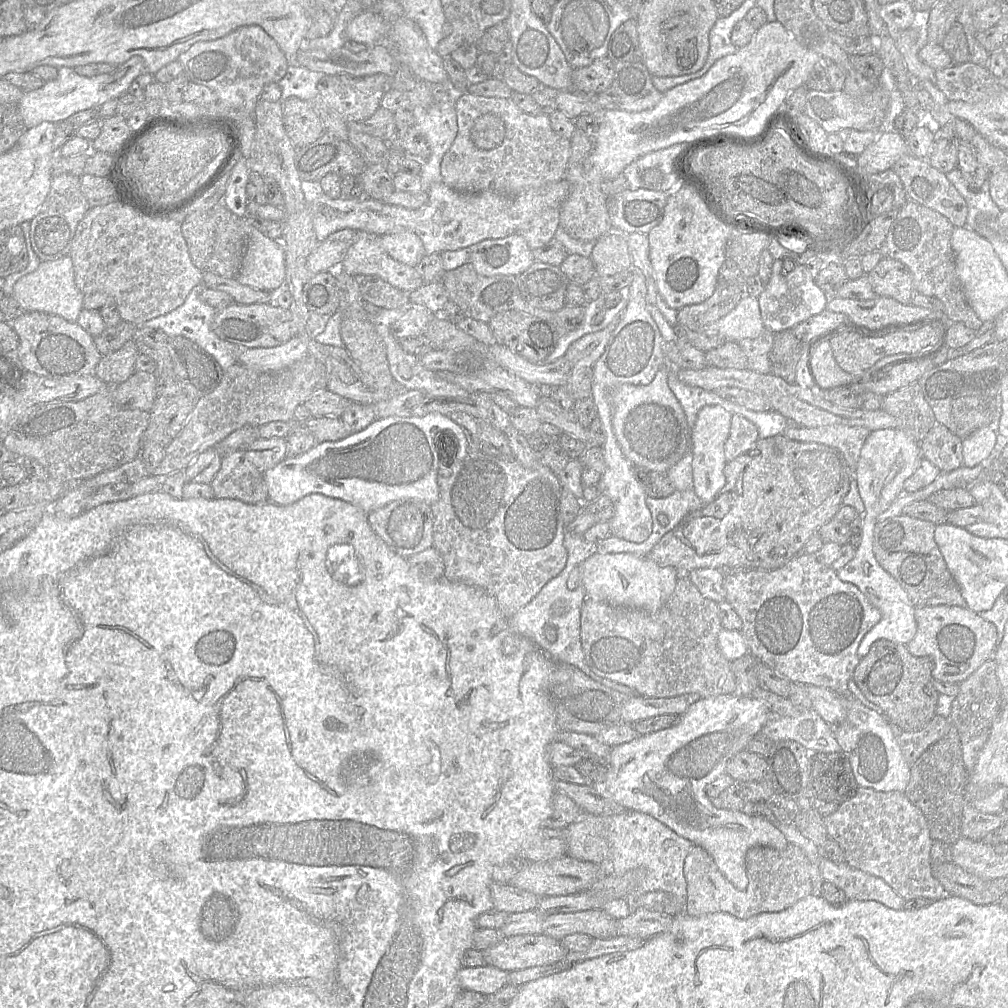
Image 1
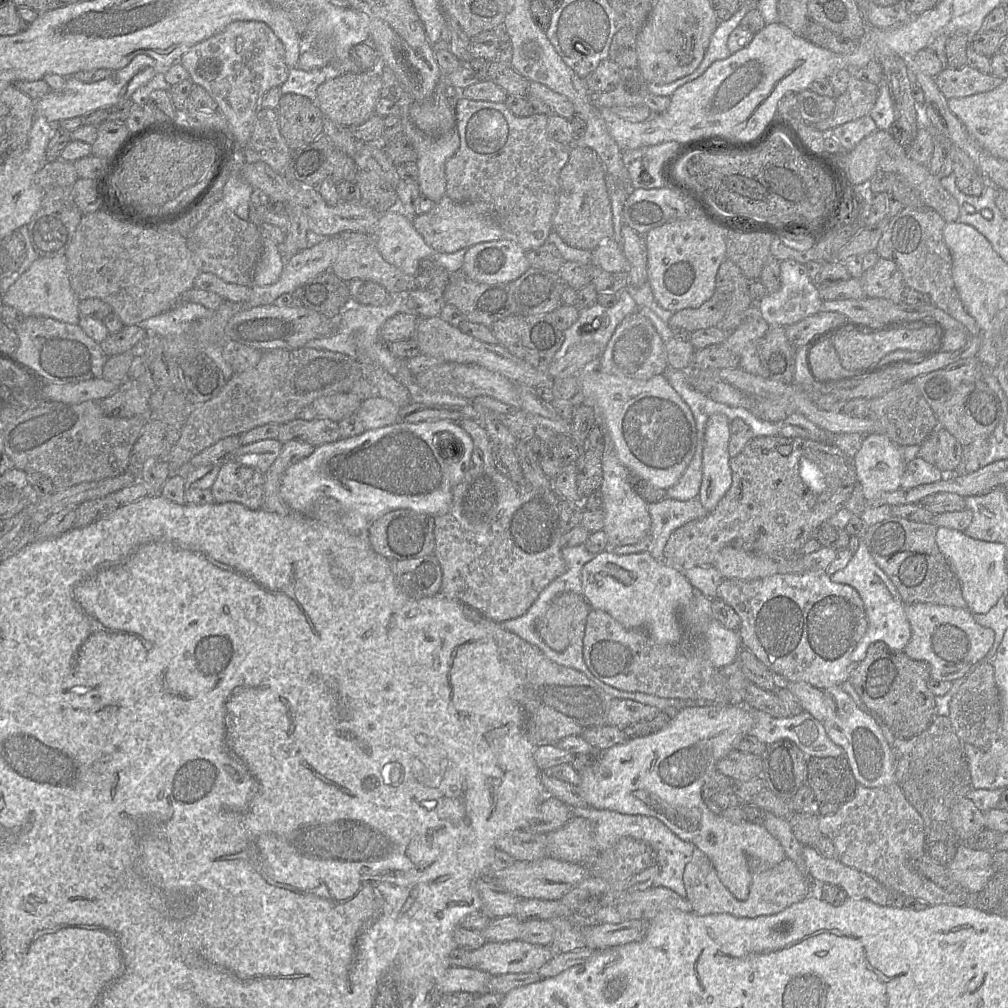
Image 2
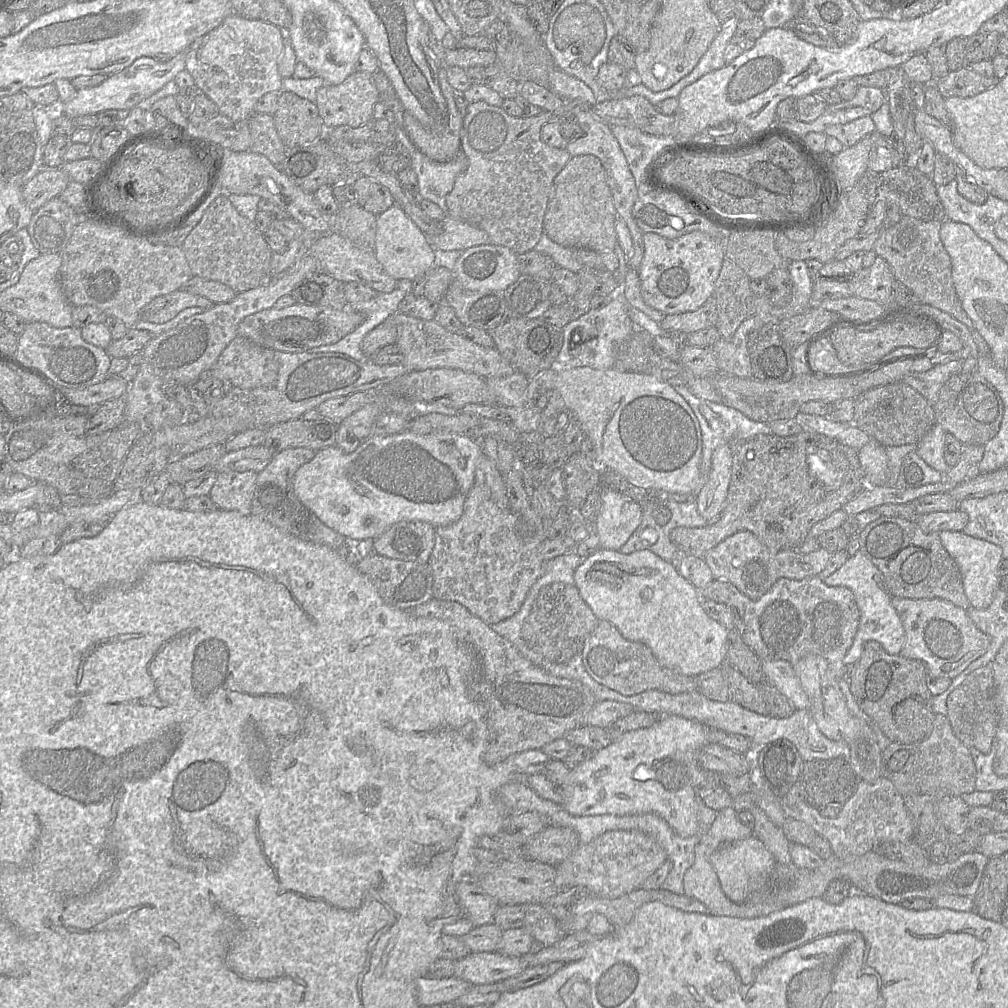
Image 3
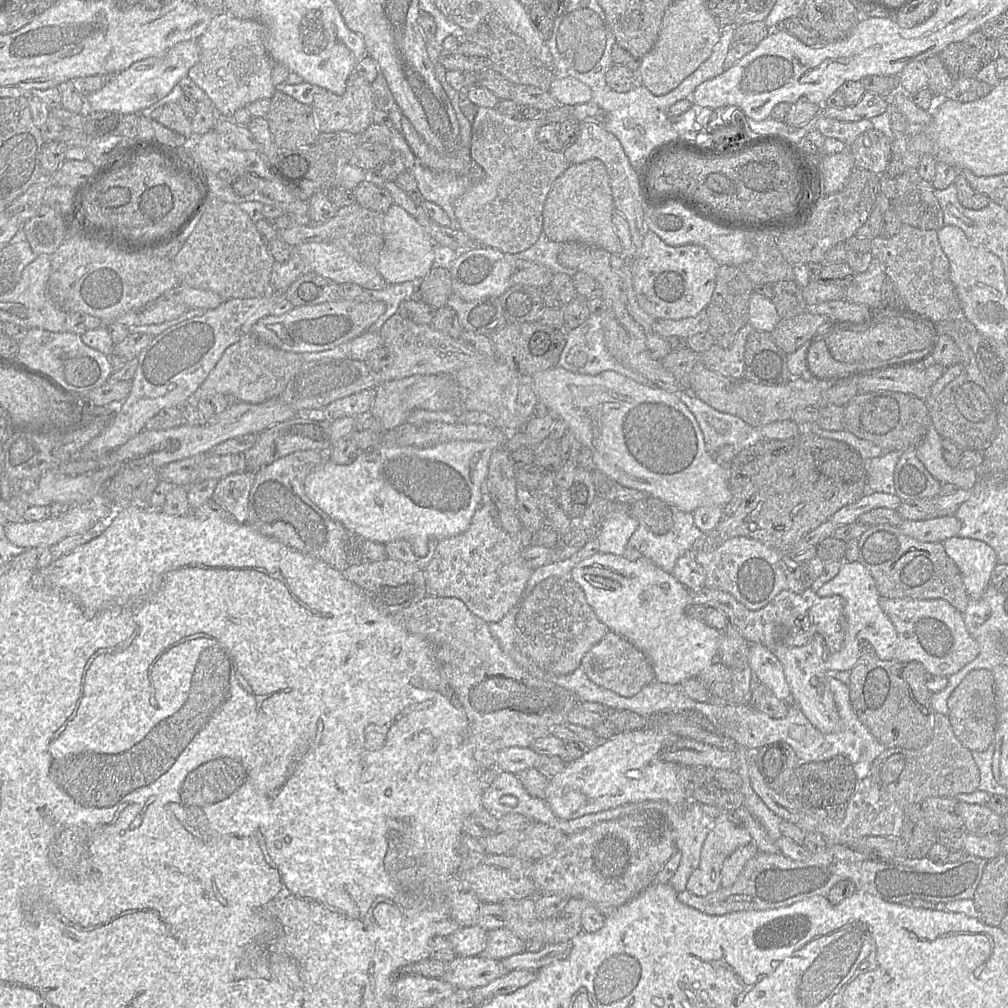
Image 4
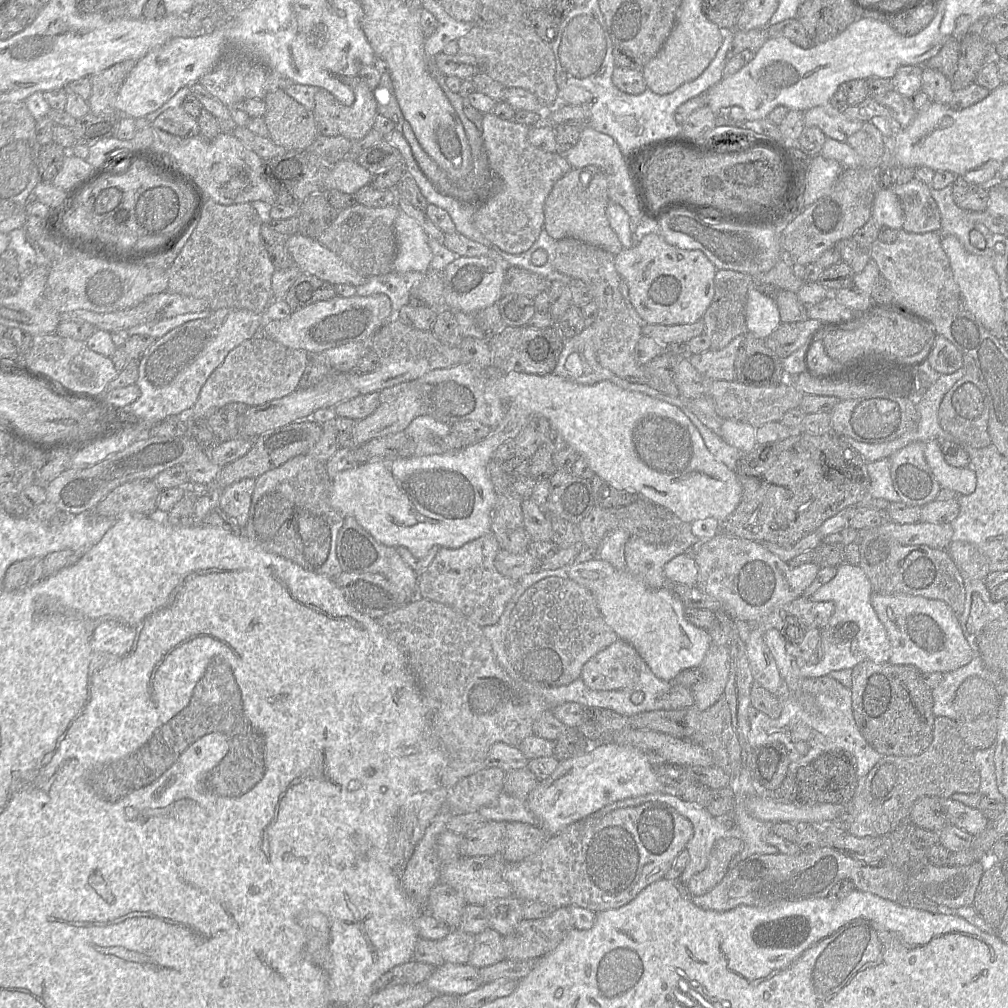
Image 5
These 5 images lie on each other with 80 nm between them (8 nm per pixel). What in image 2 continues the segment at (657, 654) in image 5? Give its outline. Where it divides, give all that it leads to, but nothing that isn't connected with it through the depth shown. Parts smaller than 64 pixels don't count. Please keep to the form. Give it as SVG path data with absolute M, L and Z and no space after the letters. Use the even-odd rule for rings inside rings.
M604 550L592 557L581 570L583 596L592 609L603 610L628 629L643 629L656 642L677 646L684 639L684 629L679 621L679 611L688 605L694 594L694 587L682 570L666 561L658 561L648 552L616 554ZM712 619L703 636L706 658L716 668L733 663L742 648L738 631L725 628L718 620Z

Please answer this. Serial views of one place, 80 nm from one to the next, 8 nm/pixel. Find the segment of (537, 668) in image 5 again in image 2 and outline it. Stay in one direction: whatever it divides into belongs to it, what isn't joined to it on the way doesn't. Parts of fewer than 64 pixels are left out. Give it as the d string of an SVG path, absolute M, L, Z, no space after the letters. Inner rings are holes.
M565 592L555 597L543 616L536 622L536 630L540 638L553 650L563 651L570 644L579 630L583 630L583 637L587 617L592 607L583 595Z

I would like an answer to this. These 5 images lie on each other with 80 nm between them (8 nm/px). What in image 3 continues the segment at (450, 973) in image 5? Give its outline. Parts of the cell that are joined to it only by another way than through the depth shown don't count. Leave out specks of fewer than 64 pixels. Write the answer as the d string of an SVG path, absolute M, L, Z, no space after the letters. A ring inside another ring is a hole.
M497 951L470 953L456 961L453 976L472 985L490 984L515 976L528 966L520 957L508 956Z

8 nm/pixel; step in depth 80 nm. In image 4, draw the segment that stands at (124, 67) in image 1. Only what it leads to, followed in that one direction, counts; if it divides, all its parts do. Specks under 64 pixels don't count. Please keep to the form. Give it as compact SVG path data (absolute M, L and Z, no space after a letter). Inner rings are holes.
M197 40L178 42L164 54L133 63L128 69L107 79L101 89L85 96L85 110L112 111L123 115L140 114L144 109L168 95L189 69L199 60Z

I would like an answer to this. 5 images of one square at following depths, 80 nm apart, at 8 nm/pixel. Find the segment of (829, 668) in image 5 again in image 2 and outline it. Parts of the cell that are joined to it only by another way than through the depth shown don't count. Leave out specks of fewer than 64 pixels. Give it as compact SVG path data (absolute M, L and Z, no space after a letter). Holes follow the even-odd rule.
M861 536L857 551L843 569L830 576L835 583L846 584L854 588L860 595L867 619L867 630L858 642L850 658L853 663L861 662L870 644L882 641L893 650L903 651L911 638L911 627L905 613L905 603L902 601L895 585L880 569L871 556Z

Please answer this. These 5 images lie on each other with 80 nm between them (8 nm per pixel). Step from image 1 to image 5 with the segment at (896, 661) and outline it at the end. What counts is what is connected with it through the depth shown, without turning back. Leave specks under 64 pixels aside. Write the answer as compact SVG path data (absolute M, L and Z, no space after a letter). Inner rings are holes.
M864 660L852 668L852 710L867 742L881 755L913 756L932 743L935 715L932 692L913 665Z

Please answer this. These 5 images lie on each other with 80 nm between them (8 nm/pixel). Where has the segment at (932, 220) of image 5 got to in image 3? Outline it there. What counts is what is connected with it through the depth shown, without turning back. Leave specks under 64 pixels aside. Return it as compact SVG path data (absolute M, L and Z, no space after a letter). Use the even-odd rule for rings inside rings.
M899 165L893 169L875 174L877 199L894 201L902 215L922 221L946 220L944 207L937 195L937 186L929 176L921 173L915 166Z

